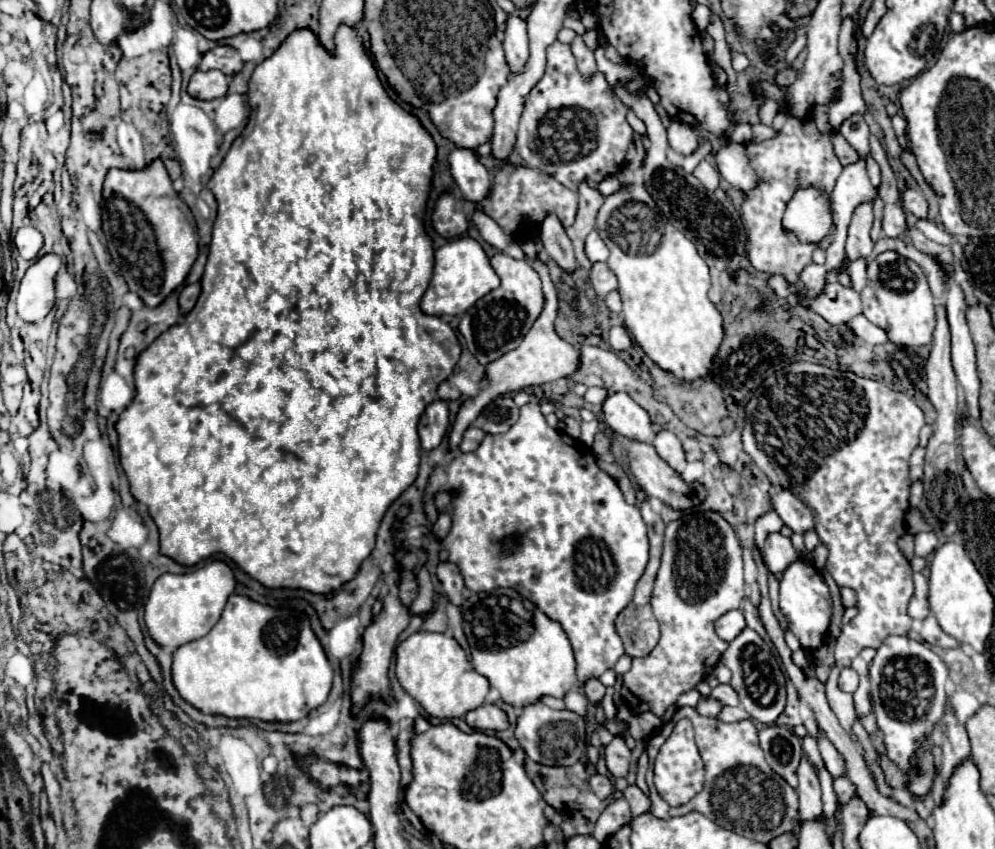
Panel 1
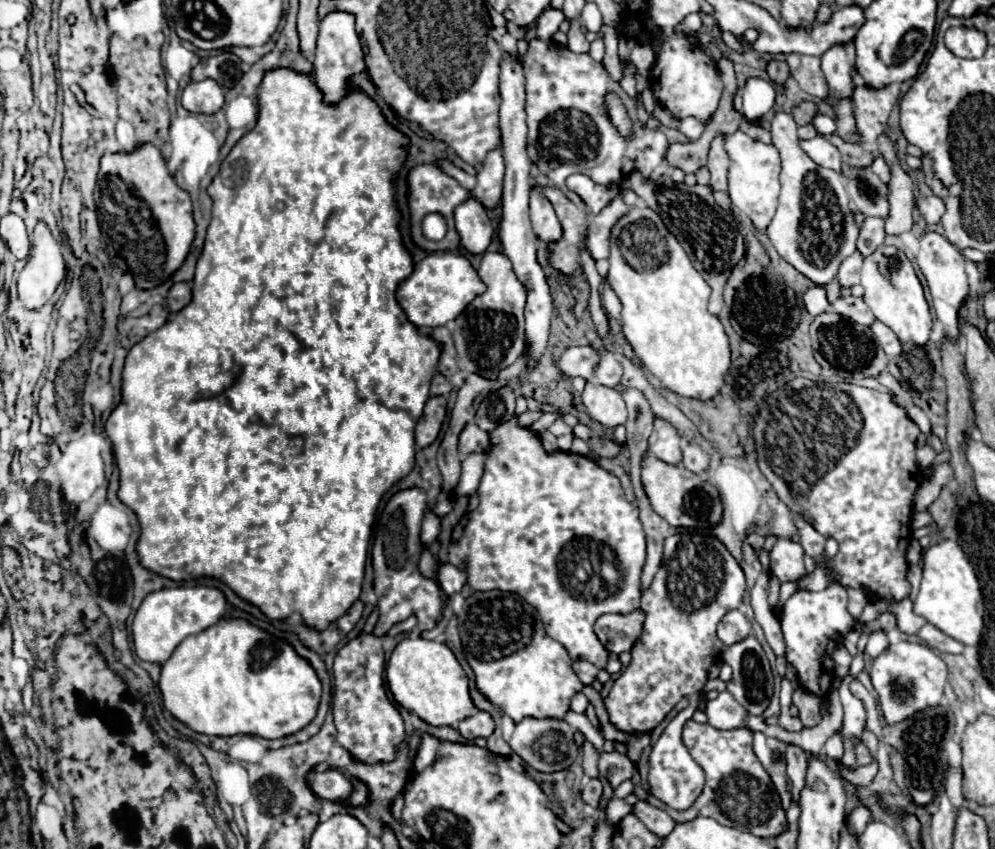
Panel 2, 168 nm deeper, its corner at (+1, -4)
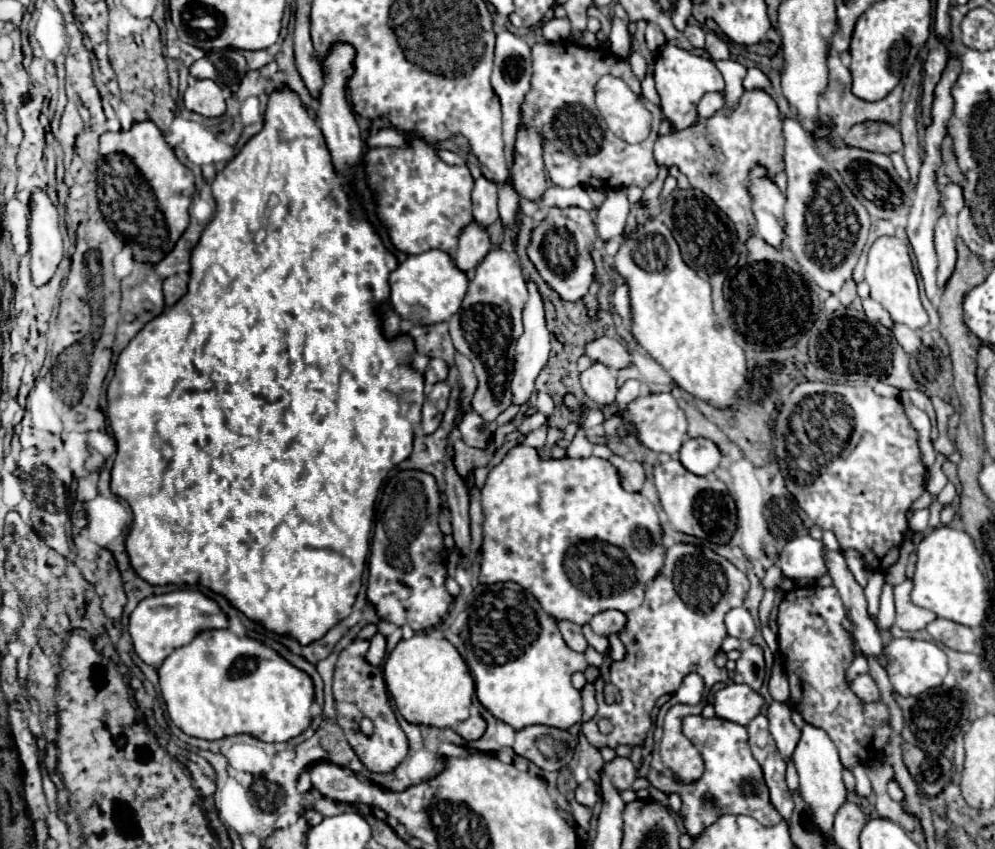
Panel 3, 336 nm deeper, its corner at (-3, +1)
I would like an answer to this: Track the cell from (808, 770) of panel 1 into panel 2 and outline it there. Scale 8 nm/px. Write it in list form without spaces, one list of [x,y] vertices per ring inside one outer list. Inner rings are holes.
[[[787,744],[787,776],[791,782],[791,794],[793,800],[799,800],[799,792],[805,786],[805,764],[807,764],[807,754],[795,746],[795,744]]]

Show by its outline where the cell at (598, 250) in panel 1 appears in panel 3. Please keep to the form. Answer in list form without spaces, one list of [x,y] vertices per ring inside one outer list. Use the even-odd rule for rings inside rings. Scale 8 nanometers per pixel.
[[[613,189],[607,191],[605,203],[597,211],[595,227],[597,227],[597,237],[601,241],[611,241],[623,235],[625,231],[625,221],[629,215],[629,199],[627,199],[627,189]]]

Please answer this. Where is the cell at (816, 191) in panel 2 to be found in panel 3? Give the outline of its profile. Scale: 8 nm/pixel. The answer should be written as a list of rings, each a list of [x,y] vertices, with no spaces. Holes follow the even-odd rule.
[[[783,119],[785,137],[785,209],[783,249],[791,251],[795,261],[811,275],[811,279],[831,293],[837,293],[841,285],[851,277],[853,267],[867,243],[867,231],[871,225],[867,209],[855,199],[845,187],[837,169],[833,169],[813,147],[809,133],[799,125],[797,119]]]

